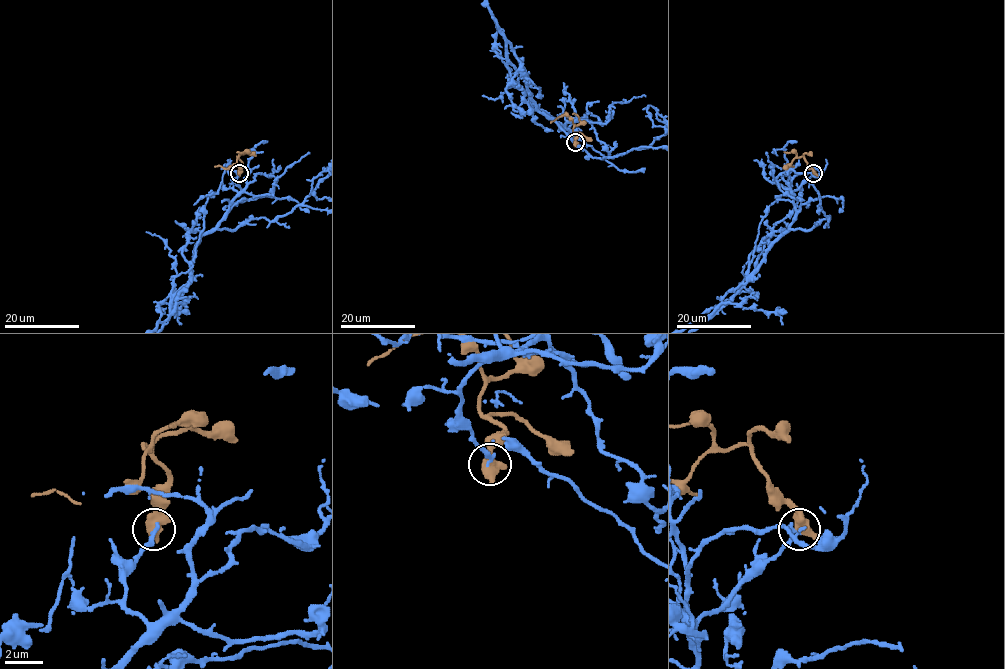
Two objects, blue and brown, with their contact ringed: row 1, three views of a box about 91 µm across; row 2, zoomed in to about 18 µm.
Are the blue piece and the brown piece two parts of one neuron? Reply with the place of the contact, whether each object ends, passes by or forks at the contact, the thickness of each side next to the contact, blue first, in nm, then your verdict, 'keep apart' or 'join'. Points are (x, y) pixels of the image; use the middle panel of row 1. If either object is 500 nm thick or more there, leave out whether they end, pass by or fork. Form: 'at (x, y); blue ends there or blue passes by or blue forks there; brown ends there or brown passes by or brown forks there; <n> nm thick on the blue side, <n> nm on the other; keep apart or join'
at (575, 142); 240 nm thick on the blue side, 750 nm on the other; keep apart

